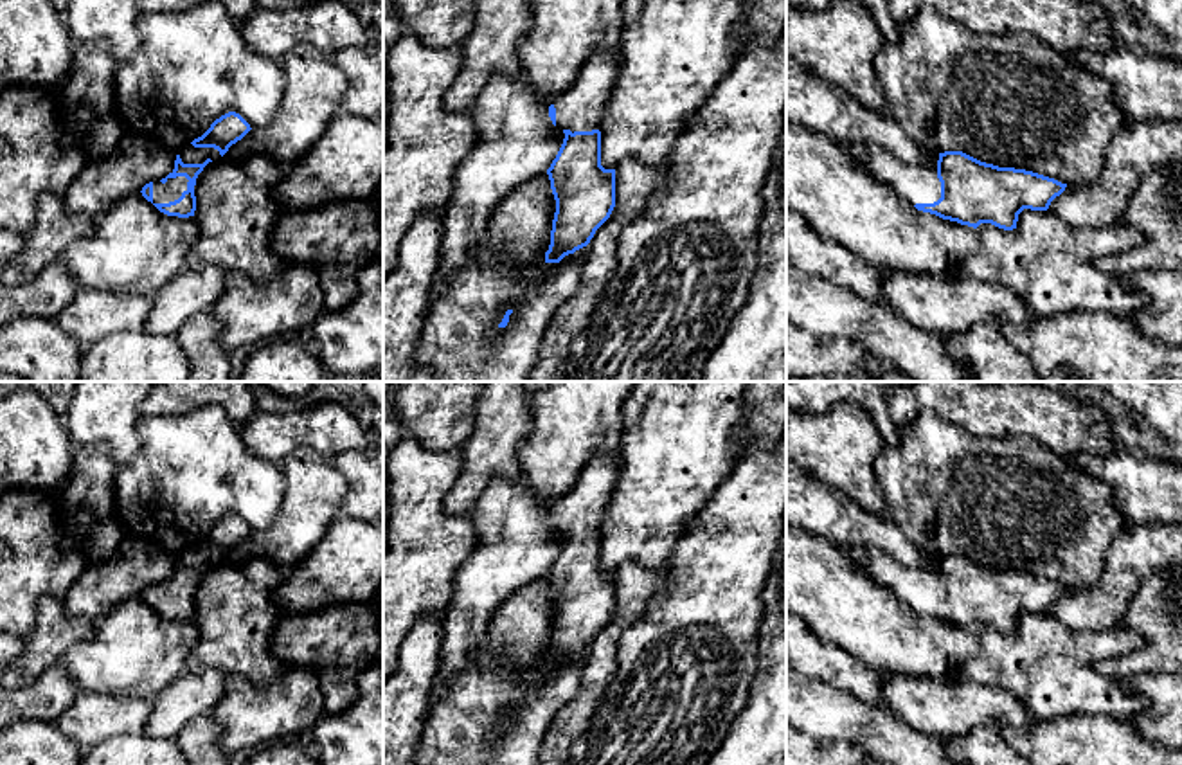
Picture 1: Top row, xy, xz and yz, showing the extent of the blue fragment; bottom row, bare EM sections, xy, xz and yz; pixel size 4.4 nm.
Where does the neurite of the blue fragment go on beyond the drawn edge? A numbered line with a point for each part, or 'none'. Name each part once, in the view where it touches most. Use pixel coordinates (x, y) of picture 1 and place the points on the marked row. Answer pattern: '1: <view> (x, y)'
1: xy (162, 193)

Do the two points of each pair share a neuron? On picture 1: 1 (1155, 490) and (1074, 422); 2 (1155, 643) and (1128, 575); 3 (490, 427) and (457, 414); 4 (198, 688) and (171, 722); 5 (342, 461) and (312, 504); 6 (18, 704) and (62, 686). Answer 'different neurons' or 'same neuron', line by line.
1: different neurons
2: different neurons
3: different neurons
4: same neuron
5: different neurons
6: same neuron

